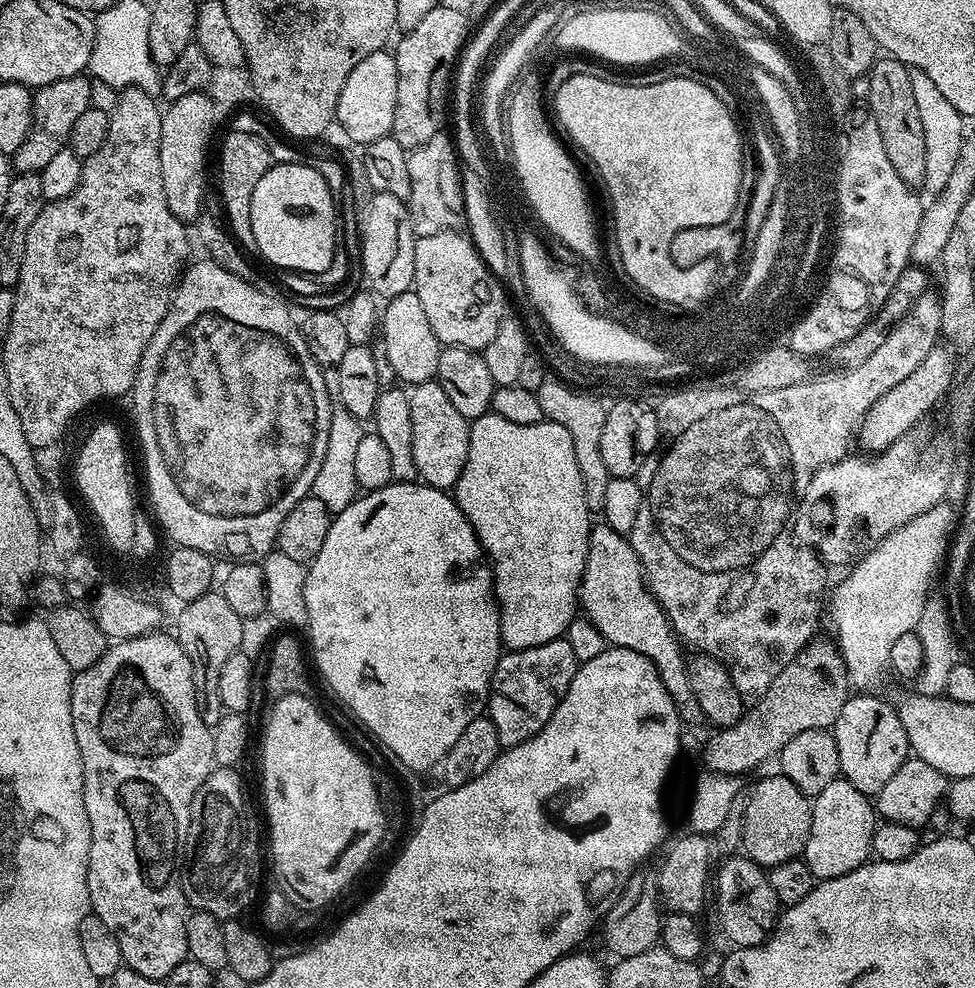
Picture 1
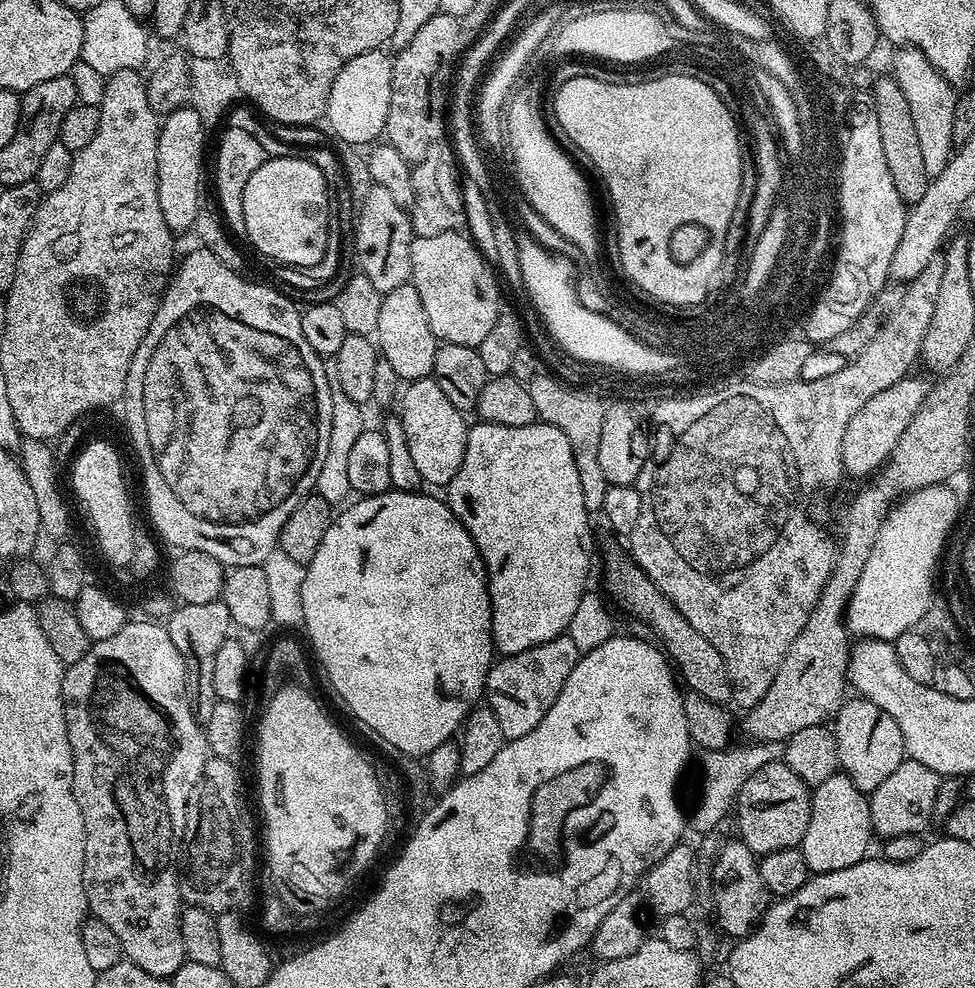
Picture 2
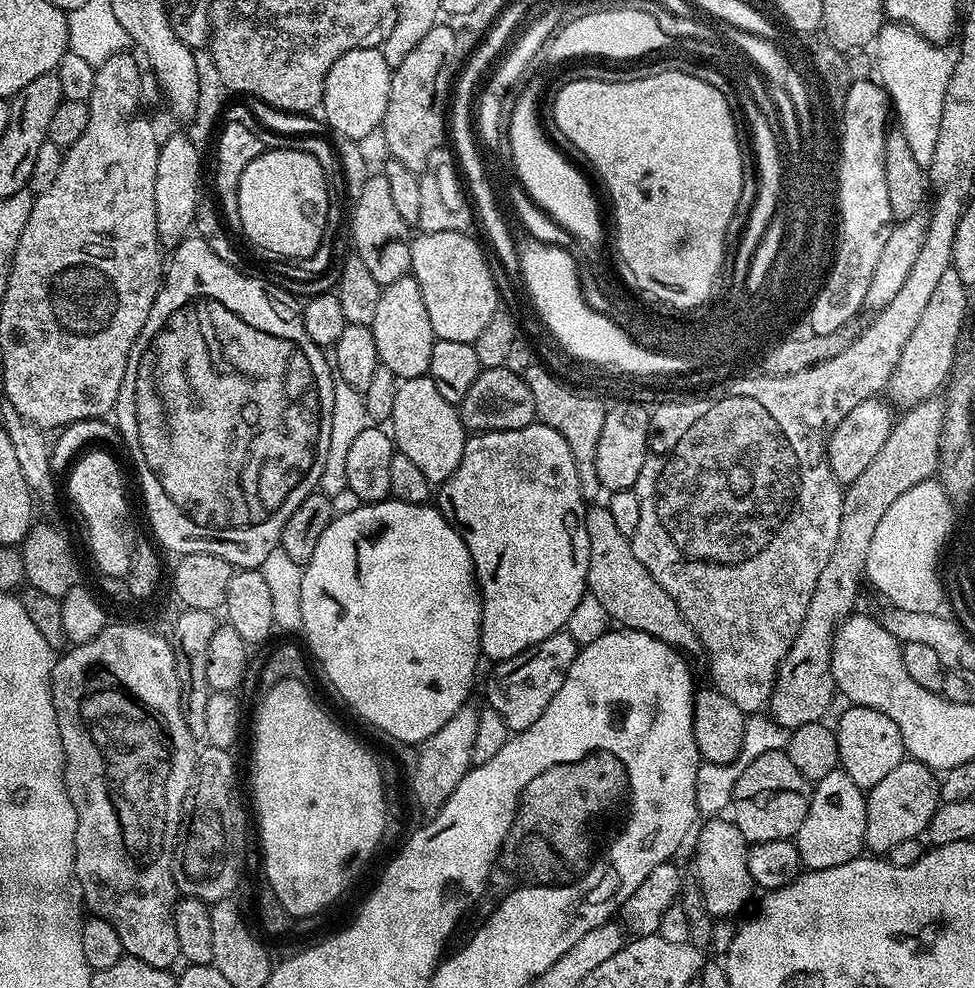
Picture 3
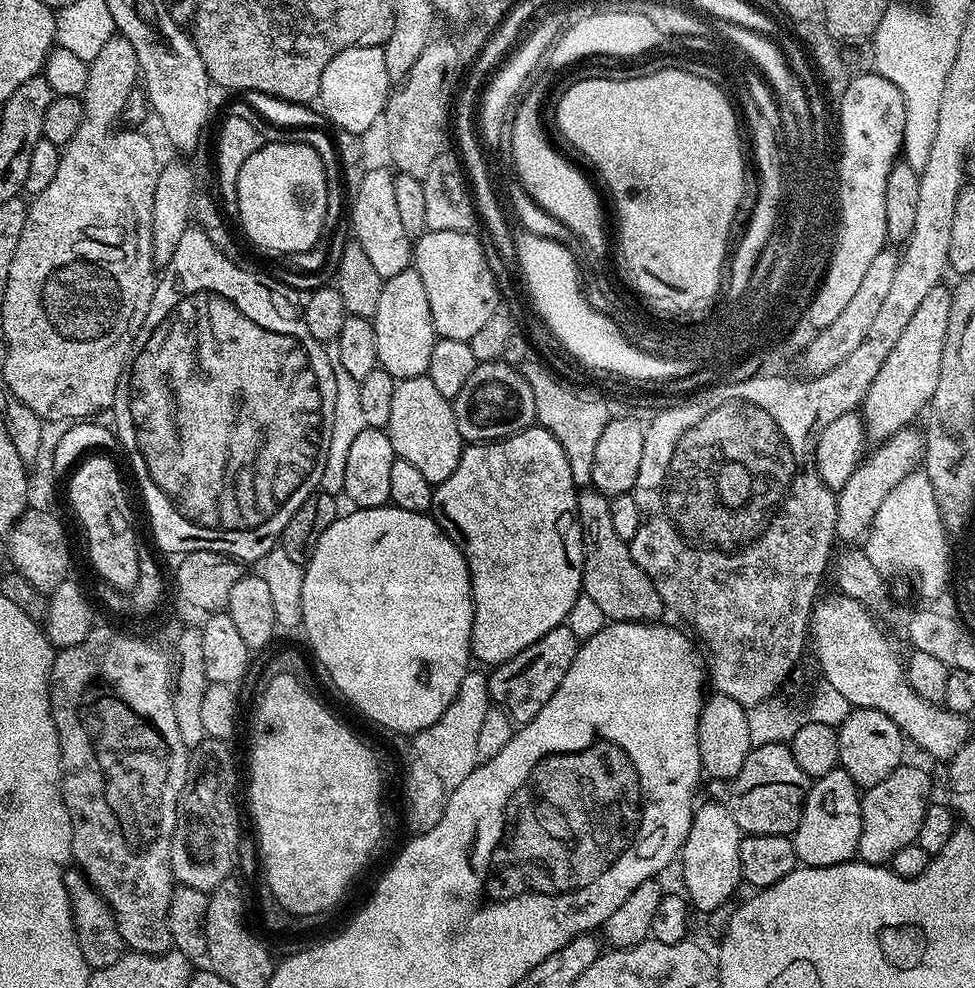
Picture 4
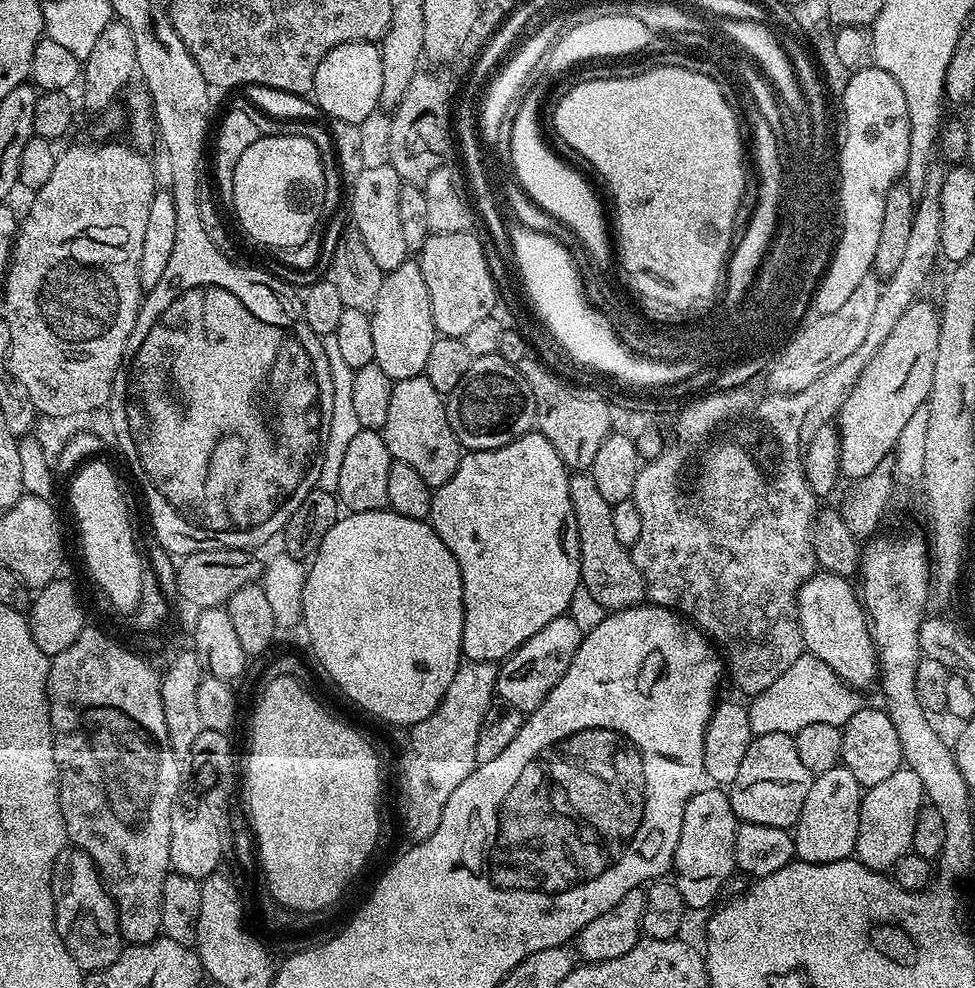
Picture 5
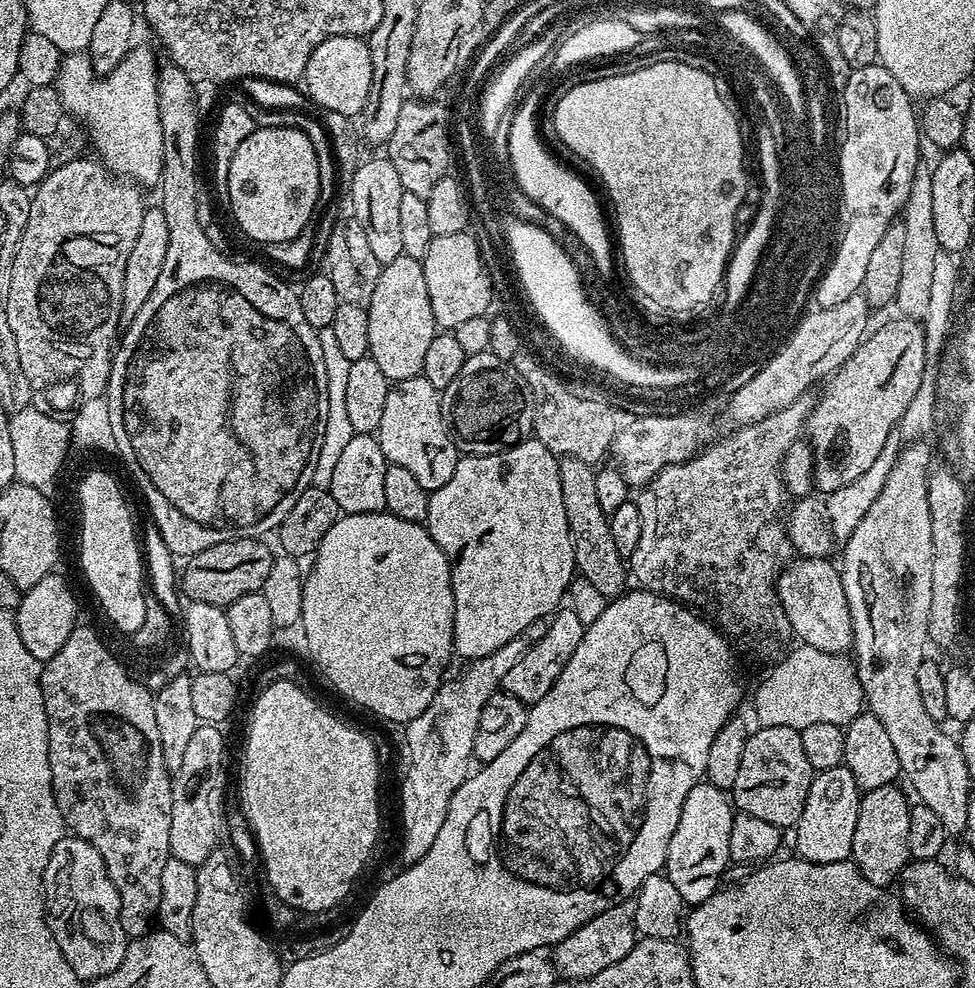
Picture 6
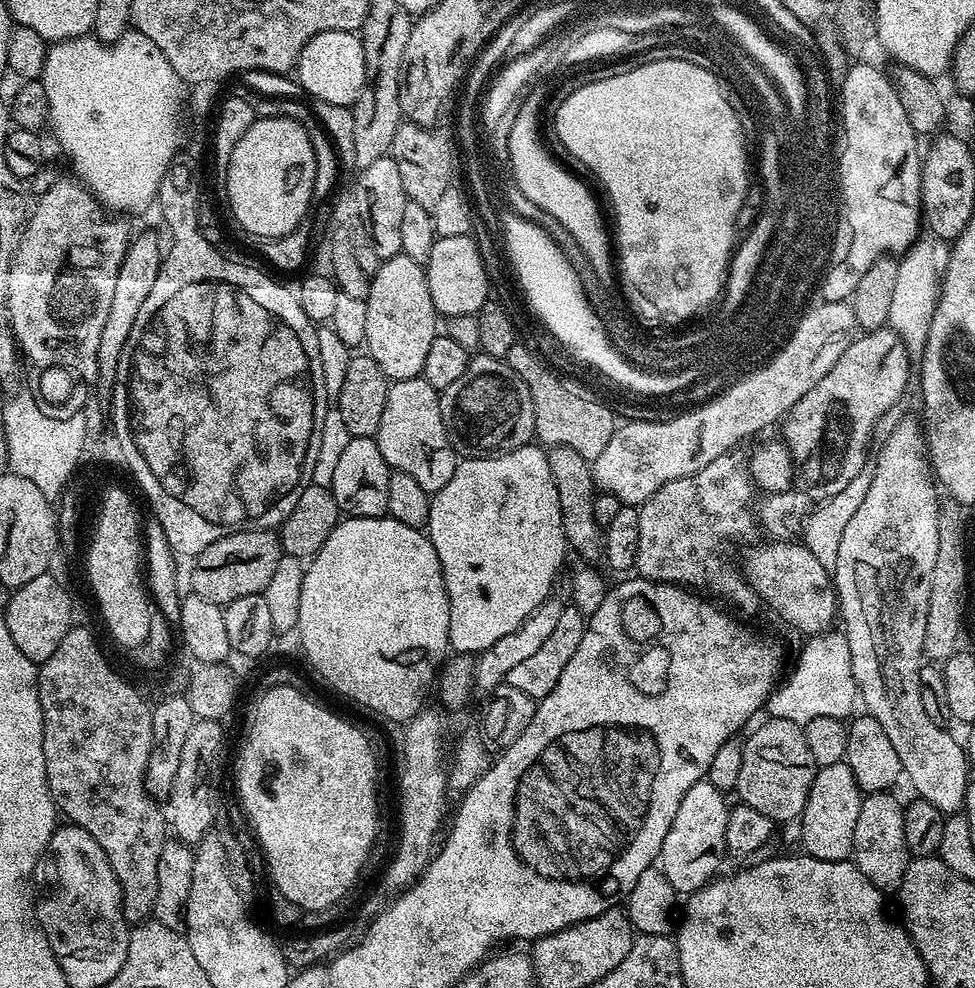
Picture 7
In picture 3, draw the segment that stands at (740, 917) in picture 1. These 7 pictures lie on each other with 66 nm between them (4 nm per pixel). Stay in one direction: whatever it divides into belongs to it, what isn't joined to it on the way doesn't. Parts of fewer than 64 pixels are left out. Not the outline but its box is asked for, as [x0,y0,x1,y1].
[696,818,754,917]

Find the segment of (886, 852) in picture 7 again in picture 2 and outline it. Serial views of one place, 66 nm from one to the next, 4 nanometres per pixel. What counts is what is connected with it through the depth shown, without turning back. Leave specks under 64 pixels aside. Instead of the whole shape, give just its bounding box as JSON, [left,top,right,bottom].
[868,758,941,838]

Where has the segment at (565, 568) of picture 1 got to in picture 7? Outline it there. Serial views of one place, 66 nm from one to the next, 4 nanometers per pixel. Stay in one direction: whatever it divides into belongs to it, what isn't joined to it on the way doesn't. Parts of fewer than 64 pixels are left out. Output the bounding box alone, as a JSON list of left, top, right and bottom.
[426,443,570,654]

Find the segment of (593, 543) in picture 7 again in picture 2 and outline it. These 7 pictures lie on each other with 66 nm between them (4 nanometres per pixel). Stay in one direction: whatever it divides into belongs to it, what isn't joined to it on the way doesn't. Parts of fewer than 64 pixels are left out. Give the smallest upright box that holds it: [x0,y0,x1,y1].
[604,552,732,705]

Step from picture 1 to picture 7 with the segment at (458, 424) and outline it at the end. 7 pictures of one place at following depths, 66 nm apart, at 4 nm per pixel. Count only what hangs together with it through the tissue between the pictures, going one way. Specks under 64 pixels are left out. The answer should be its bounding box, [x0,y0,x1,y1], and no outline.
[374,375,458,494]

